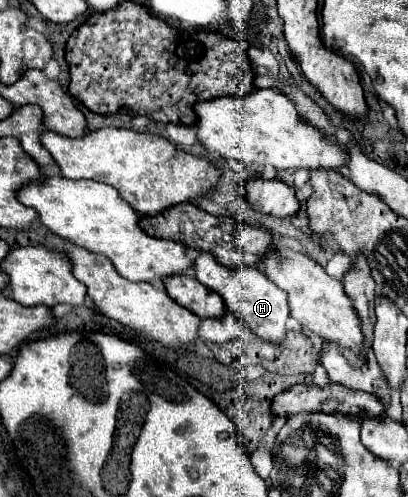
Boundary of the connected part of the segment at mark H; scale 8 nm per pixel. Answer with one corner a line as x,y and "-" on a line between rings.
200,253
194,261
192,269
196,271
196,279
216,291
222,299
226,309
230,309
242,323
246,323
258,337
266,341
282,341
286,335
286,319
290,315
286,293
278,289
260,269
256,267
224,267
216,263
212,253

